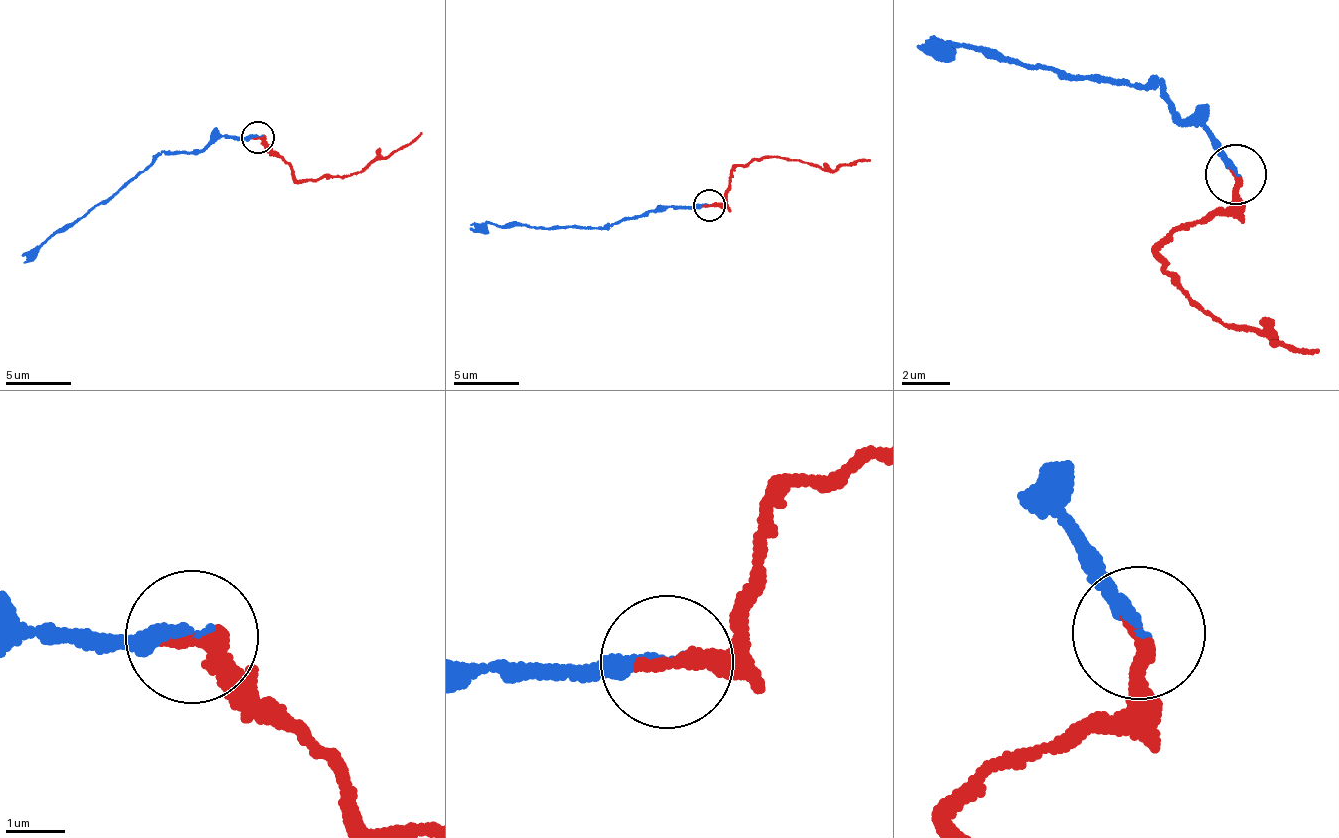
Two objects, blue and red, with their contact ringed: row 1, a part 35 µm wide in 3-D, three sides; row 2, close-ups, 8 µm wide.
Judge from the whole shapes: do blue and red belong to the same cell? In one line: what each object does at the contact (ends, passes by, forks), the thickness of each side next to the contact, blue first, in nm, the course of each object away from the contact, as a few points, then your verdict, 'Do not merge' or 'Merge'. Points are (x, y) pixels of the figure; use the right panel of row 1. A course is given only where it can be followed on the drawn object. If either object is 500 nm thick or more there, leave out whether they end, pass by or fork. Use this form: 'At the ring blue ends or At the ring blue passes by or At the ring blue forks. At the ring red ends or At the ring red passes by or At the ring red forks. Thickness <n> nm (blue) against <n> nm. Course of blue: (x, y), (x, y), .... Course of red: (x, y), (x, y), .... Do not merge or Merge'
At the ring blue ends. At the ring red ends. Thickness 240 nm (blue) against 320 nm. Course of blue: (1235, 176), (1206, 128), (1175, 120), (1156, 76), (1068, 80), (1045, 63), (965, 41), (918, 46). Course of red: (1235, 176), (1226, 209), (1183, 221), (1163, 244), (1164, 266), (1238, 333), (1304, 355), (1319, 347). Do not merge

